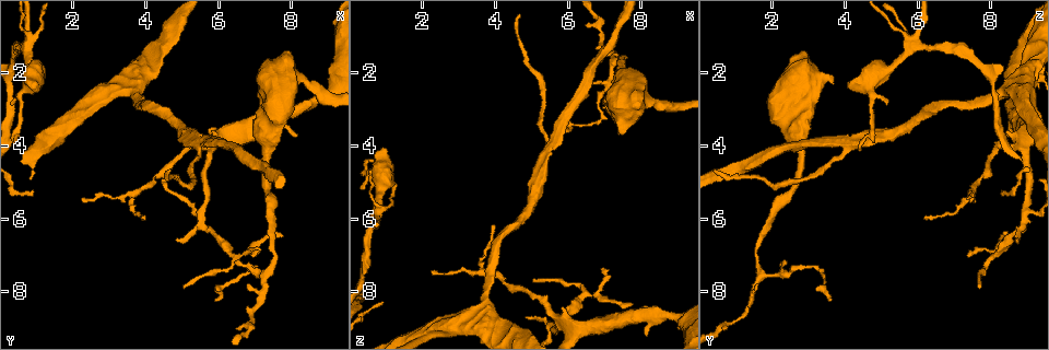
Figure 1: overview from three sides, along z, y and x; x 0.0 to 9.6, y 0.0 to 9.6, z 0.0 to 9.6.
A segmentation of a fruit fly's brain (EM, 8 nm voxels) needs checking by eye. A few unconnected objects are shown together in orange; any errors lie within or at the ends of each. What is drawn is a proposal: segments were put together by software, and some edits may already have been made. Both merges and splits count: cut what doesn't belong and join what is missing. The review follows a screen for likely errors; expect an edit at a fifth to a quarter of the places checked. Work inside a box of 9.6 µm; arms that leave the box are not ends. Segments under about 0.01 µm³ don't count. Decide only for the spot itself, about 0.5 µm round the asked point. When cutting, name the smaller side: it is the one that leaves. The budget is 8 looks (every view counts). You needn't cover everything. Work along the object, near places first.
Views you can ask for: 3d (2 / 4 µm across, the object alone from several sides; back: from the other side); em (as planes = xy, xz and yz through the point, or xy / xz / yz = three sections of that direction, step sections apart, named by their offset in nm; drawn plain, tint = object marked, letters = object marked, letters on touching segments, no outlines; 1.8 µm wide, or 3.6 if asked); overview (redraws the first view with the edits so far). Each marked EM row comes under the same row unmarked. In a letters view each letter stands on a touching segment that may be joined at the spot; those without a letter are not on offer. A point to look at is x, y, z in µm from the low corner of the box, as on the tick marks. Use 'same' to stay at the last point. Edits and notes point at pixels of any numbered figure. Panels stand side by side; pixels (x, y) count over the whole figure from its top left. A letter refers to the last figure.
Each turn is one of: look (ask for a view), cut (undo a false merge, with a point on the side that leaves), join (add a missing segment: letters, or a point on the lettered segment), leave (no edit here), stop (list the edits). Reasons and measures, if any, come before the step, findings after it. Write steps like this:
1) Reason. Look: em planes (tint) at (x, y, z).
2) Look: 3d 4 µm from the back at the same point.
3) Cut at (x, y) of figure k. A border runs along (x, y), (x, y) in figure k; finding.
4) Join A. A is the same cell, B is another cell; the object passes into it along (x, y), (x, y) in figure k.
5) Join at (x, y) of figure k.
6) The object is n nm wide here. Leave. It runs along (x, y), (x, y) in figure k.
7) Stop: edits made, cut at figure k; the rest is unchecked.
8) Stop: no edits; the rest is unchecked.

Four arms meet. Look: em xz step 4 (letters) at (0.70, 1.35, 5.80).

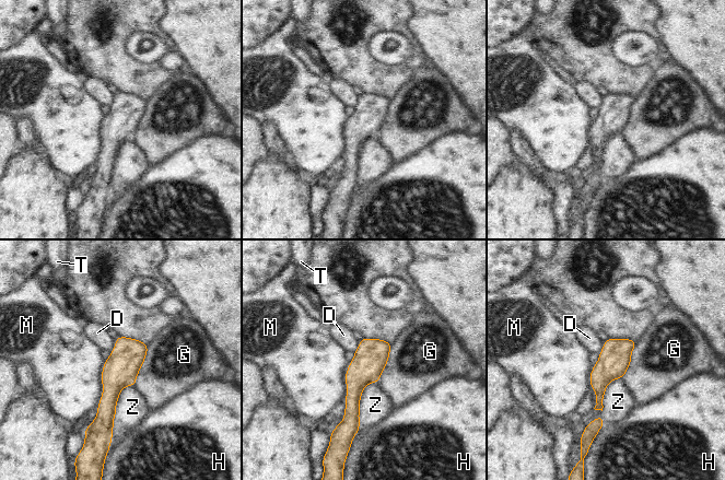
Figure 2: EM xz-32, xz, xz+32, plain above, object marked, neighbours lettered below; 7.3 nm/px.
Another direction. Look: em planes (letters) at the same point.

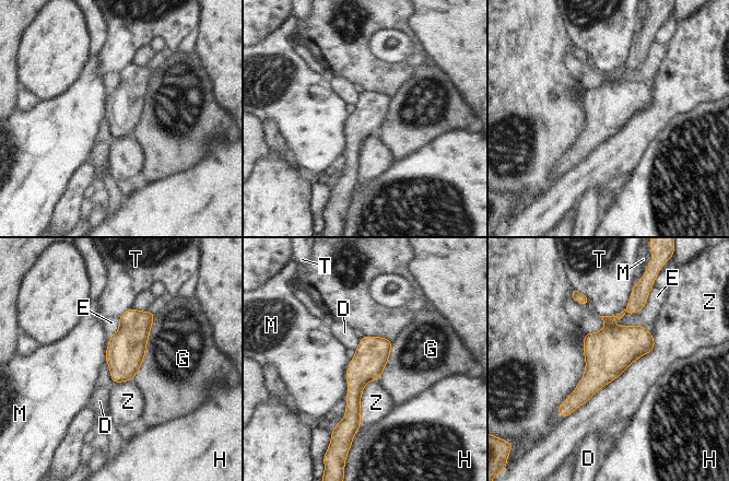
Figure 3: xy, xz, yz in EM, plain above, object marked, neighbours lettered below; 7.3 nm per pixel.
The longest contact is with Z, 900 nm. Leave. D, E, G, H, M, T and Z are other cells; a border runs along (361, 339), (360, 345), (355, 350) in figure 3; all the same neuron.

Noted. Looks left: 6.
Thick end. Look: em yz step 4 (letters) at (7.35, 2.25, 3.70).

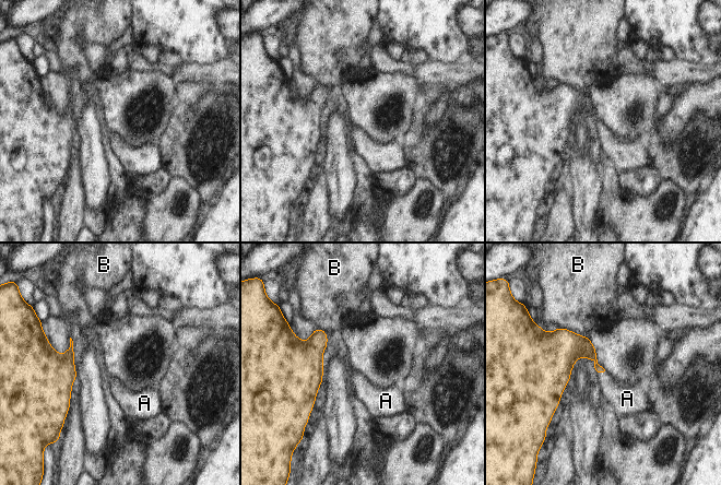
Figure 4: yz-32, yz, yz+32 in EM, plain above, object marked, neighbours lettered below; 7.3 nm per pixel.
Join A. A is the same cell, B is another cell; the object passes into it along (578, 346), (601, 371), (623, 397) in figure 4; it goes on there.

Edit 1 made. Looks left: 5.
Look: overview.

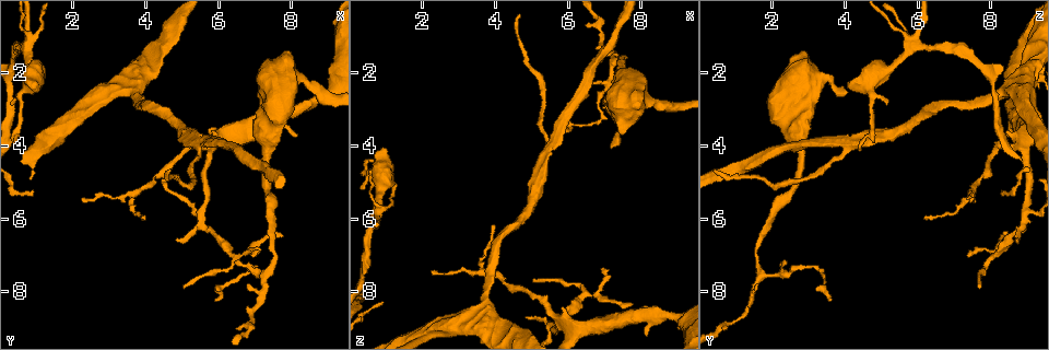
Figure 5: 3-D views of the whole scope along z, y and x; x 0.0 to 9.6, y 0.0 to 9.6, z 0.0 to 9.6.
Three-way junction. Look: em planes (tint) at (5.50, 5.70, 9.00).

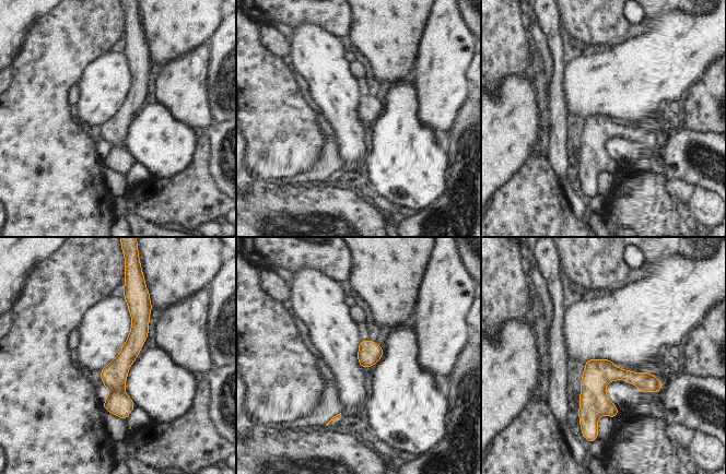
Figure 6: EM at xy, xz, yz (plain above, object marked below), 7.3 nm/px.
What lies round it. Look: em planes (letters) at the same point.

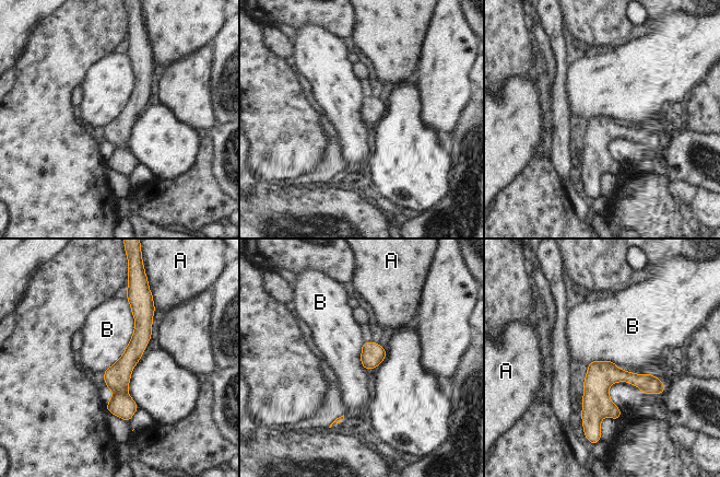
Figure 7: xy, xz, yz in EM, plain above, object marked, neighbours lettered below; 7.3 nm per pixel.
The longest contact is with B, 550 nm. Leave. A and B are other cells; one neuron here.

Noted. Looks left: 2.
Stop: edits made, join at figure 4; the rest is unchecked.

